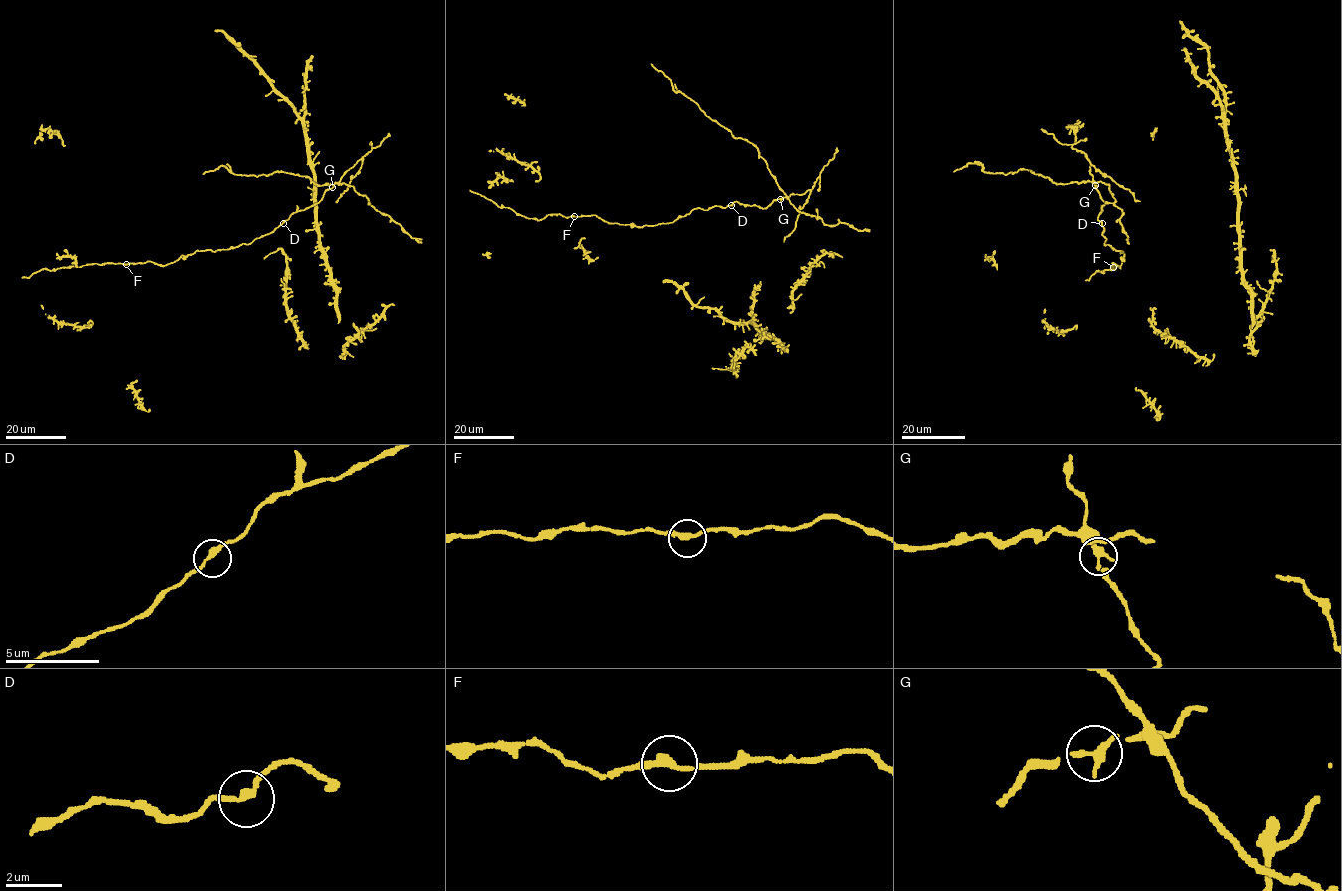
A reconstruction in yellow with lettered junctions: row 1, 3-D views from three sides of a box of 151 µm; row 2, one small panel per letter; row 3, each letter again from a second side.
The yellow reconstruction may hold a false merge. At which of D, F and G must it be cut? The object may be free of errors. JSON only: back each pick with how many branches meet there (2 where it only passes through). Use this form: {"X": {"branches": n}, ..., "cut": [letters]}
{"G": {"branches": 2}, "cut": ["G"]}

